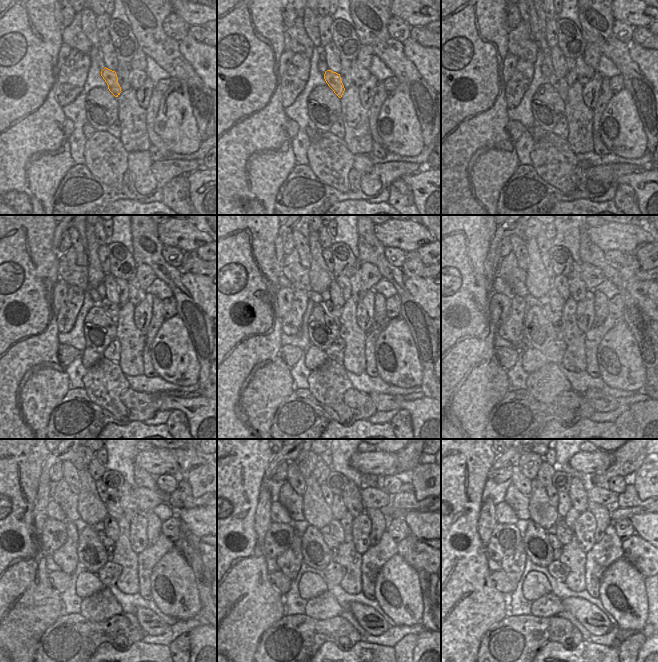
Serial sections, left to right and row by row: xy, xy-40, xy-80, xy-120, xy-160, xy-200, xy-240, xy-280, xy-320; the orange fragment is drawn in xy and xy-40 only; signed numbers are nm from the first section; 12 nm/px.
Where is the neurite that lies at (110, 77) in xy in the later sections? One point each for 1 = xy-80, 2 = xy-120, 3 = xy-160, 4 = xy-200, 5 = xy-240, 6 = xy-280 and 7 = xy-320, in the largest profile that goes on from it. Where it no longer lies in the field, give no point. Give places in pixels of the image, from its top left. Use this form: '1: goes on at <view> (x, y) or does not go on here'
1: goes on at xy-80 (560, 85)
2: goes on at xy-120 (111, 309)
3: goes on at xy-160 (334, 312)
4: goes on at xy-200 (555, 317)
5: goes on at xy-240 (108, 543)
6: goes on at xy-280 (332, 544)
7: goes on at xy-320 (552, 539)

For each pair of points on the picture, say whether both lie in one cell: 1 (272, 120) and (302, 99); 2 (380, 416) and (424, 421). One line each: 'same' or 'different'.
1: different
2: different

